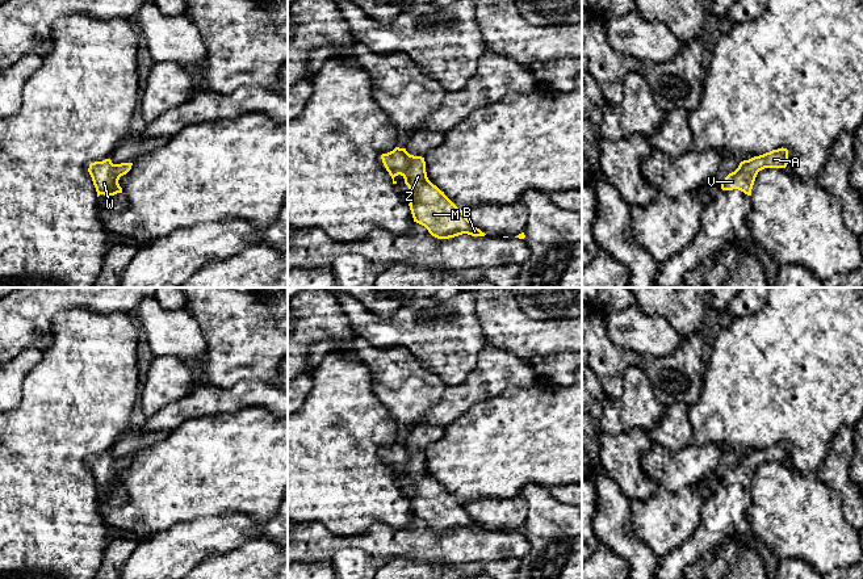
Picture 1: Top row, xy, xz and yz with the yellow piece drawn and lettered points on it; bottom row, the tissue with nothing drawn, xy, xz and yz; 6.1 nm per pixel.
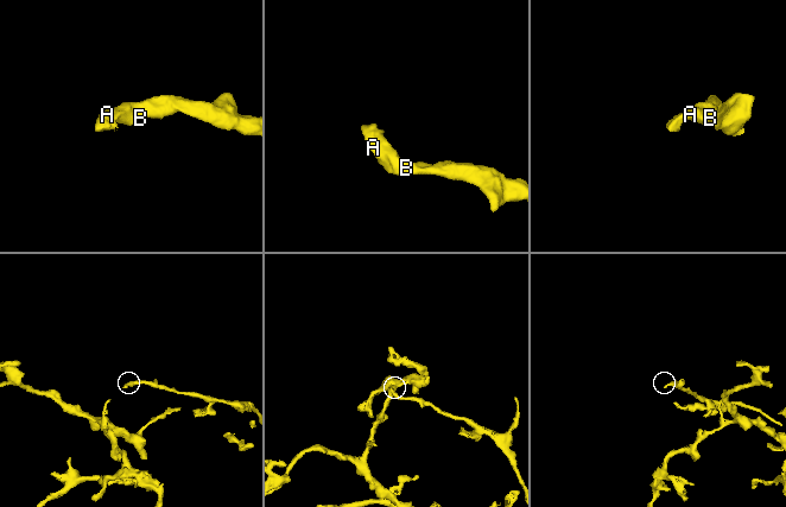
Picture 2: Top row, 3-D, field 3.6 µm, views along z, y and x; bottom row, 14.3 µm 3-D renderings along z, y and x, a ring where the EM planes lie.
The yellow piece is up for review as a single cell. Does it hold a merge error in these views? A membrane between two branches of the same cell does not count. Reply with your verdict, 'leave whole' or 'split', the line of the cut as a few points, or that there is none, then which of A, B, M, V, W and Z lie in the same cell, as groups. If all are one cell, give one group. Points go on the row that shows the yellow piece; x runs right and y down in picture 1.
leave whole; no cut; A B M V W Z

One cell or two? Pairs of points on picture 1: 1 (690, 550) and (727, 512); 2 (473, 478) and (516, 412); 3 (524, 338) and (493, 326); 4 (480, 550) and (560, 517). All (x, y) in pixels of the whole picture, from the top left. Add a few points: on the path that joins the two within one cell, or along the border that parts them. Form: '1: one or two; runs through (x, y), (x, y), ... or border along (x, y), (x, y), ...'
1: one; runs through (699, 541), (719, 521)
2: one; runs through (482, 462), (516, 428)
3: one; runs through (516, 332), (506, 326), (501, 326)
4: two; border along (524, 533), (530, 542), (530, 550), (520, 559)

